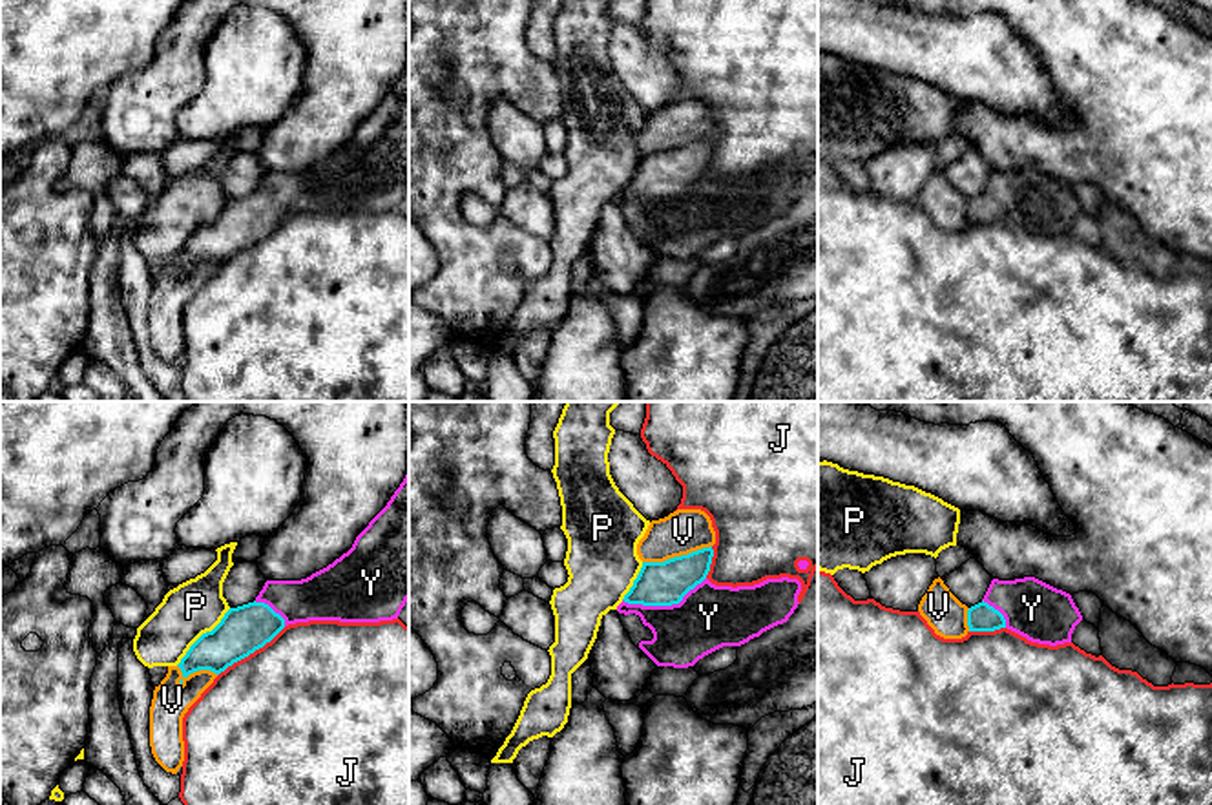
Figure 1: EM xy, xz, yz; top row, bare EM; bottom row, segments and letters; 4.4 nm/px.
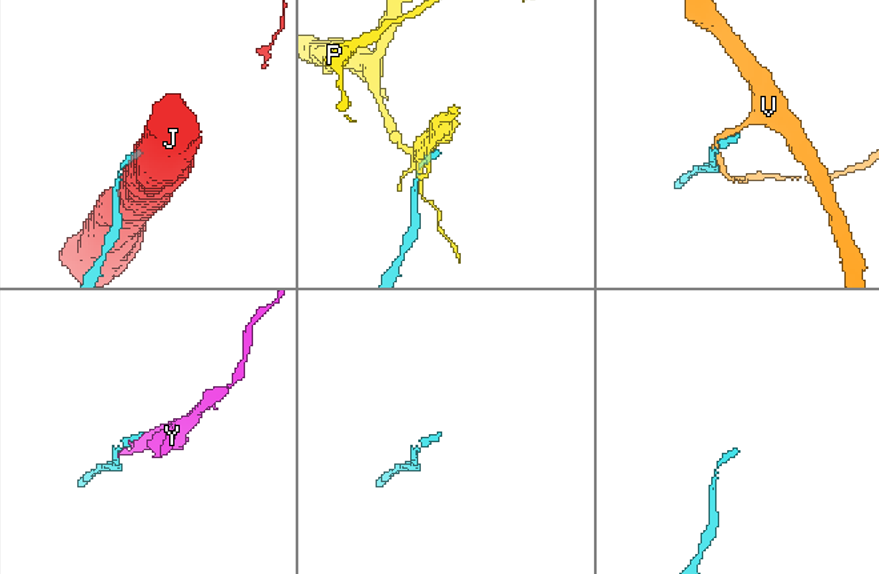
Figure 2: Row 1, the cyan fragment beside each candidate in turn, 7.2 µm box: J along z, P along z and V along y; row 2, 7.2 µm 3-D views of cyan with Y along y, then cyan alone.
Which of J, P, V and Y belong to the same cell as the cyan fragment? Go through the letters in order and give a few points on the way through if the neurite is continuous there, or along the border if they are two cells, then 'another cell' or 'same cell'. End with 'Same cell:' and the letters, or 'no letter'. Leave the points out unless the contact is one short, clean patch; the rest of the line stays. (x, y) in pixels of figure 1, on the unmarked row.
J: another cell
P: along xy (230, 199), (176, 256) | another cell
V: another cell
Y: same cell
Same cell: Y

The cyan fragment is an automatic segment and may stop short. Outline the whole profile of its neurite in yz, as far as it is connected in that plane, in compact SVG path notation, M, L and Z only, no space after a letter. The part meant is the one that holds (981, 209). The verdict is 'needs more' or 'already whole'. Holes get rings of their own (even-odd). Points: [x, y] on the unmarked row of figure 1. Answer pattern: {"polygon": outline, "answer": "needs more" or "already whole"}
{"polygon": "M1035 168L1015 172L993 170L984 190L967 201L969 223L1008 219L1031 234L1071 234L1082 212L1070 184Z", "answer": "needs more"}

